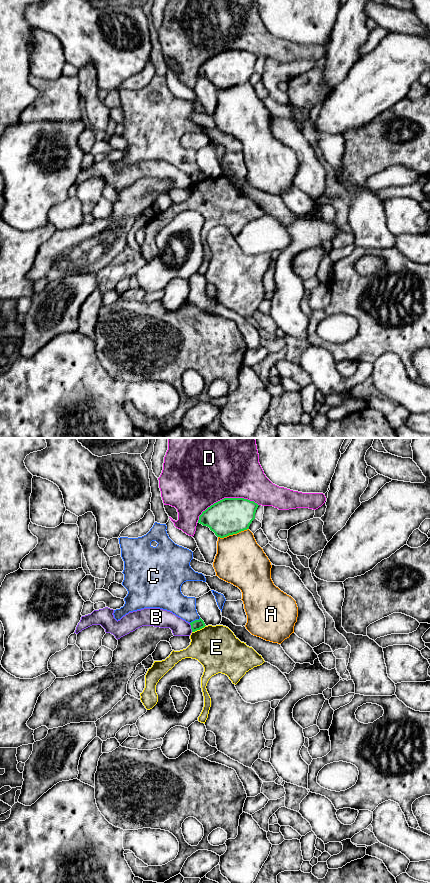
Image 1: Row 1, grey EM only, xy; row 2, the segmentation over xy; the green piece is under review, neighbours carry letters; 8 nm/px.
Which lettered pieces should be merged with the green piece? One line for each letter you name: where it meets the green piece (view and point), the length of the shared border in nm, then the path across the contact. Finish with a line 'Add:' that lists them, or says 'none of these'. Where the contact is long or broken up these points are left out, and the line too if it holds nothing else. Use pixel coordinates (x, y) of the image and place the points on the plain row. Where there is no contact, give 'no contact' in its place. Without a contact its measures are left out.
Add: none of these

